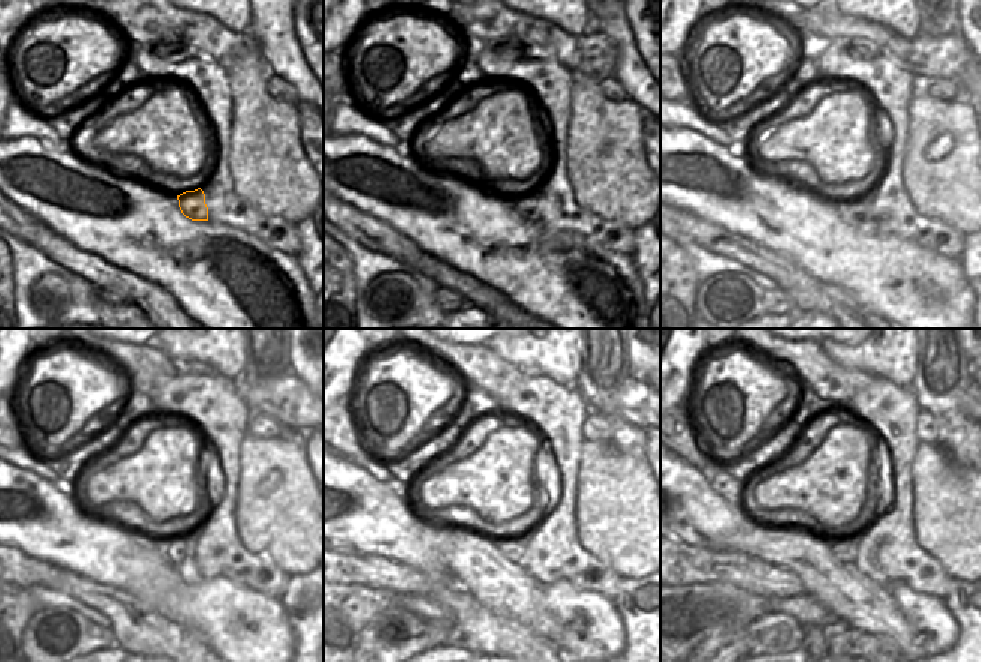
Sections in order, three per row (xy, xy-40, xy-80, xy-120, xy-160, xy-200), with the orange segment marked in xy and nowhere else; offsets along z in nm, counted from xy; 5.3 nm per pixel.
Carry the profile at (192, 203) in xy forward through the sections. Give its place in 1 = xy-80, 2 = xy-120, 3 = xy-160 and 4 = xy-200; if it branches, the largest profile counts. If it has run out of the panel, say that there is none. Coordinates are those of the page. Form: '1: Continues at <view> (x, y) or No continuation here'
1: Continues at xy-80 (857, 210)
2: Continues at xy-120 (179, 551)
3: Continues at xy-160 (512, 548)
4: Continues at xy-200 (843, 550)

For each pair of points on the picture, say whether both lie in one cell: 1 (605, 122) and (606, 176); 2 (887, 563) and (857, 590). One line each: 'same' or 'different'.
1: same
2: different

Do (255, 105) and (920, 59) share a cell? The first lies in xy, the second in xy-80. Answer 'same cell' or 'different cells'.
different cells

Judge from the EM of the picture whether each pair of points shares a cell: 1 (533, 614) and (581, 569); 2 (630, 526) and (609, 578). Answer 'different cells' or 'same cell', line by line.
1: different cells
2: different cells

